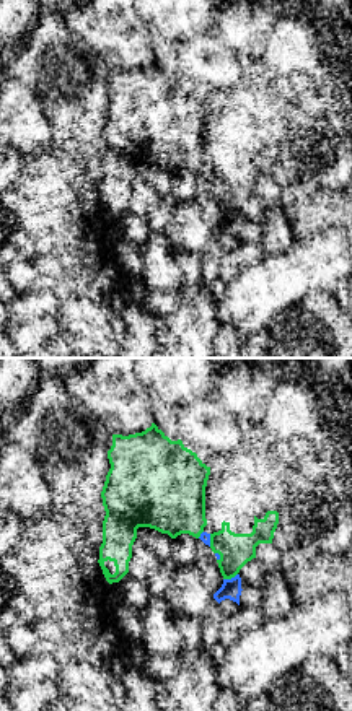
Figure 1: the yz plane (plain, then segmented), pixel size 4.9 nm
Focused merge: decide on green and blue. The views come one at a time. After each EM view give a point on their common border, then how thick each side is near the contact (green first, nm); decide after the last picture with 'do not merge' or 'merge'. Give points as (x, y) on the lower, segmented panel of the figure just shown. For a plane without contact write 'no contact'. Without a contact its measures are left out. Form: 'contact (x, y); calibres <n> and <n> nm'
contact (230, 578); calibres 170 and 100 nm

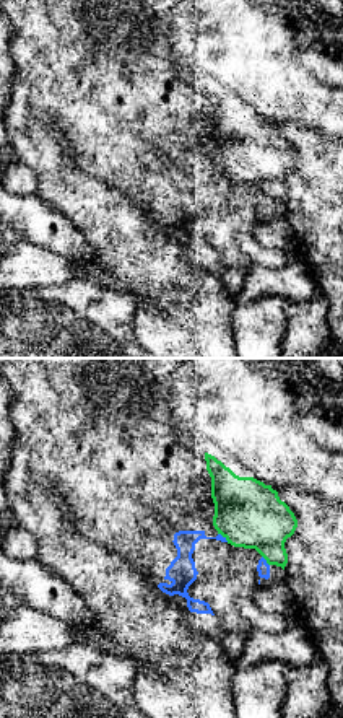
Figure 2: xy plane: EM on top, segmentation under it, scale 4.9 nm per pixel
contact (223, 536); calibres 320 and 110 nm

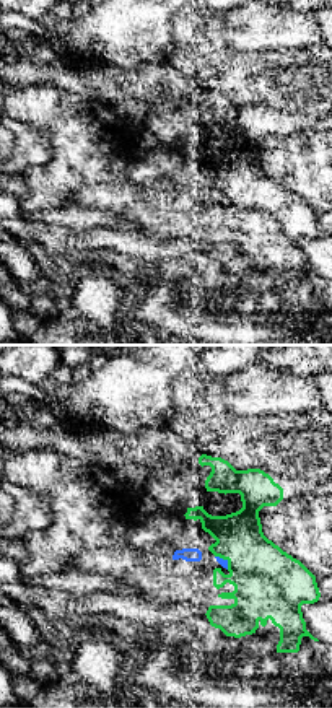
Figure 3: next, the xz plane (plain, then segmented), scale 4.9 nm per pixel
contact (225, 559); calibres 340 and 40 nm

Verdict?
do not merge

